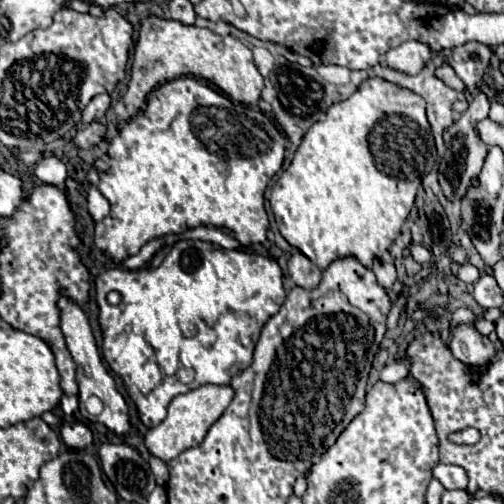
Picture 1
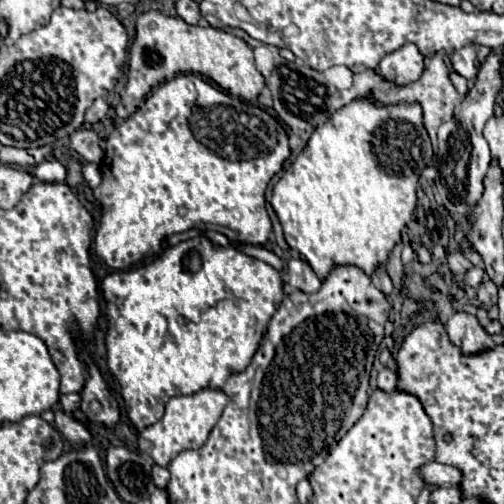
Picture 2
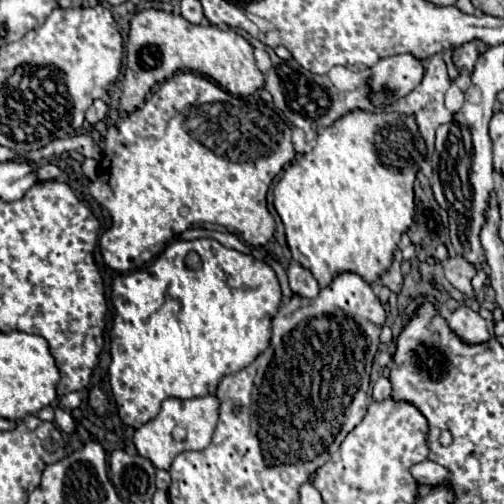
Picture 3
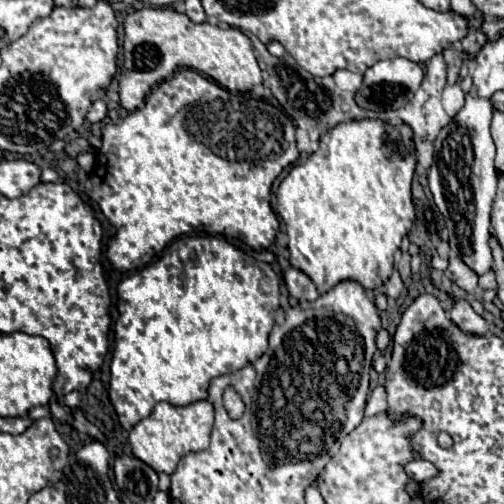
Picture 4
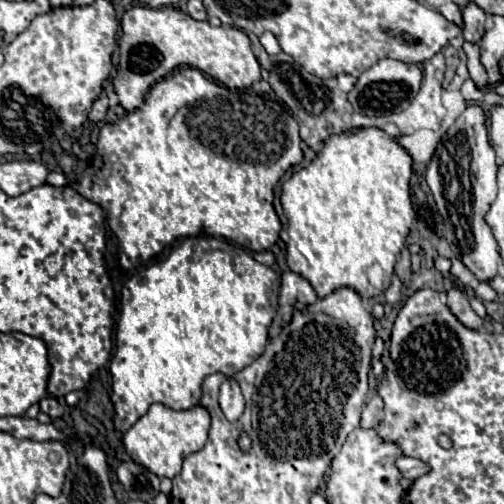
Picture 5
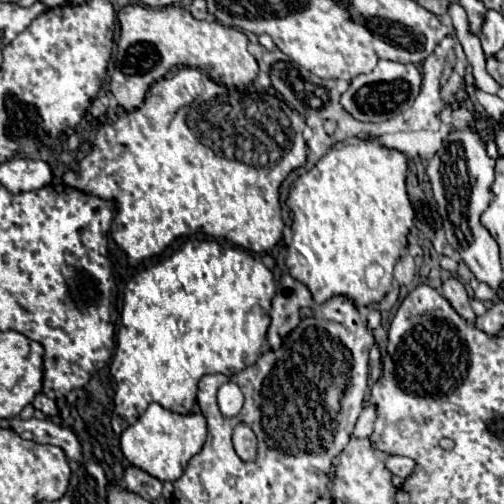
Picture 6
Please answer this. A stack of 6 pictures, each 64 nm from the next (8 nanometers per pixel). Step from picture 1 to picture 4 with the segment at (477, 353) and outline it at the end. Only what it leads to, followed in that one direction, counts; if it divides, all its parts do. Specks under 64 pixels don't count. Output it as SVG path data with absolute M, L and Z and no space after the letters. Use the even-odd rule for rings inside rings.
M460 298L454 300L454 304L452 304L452 308L450 308L450 318L452 318L464 332L470 332L470 334L486 334L486 332L488 332L488 326L486 326L484 318L478 316L466 300L460 300Z

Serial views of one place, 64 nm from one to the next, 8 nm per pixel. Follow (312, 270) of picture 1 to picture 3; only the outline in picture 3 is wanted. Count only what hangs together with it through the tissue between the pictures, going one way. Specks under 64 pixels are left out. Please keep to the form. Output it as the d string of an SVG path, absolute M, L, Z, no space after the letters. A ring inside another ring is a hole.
M292 262L286 270L288 274L288 280L290 280L290 288L296 296L302 296L302 298L316 298L320 288L318 288L318 282L312 278L312 274L302 268L300 264Z

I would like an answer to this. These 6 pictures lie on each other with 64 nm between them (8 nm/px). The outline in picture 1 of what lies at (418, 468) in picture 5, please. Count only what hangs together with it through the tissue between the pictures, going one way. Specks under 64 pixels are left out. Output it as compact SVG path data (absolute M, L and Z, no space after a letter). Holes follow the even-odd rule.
M436 464L436 466L432 468L432 478L440 480L440 484L442 484L446 490L454 490L454 488L466 490L466 484L468 484L466 470L460 468L460 466Z

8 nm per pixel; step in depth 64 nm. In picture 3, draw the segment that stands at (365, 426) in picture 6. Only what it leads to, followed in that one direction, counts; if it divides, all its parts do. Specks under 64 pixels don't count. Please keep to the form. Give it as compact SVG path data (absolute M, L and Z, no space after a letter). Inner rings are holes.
M382 376L376 384L374 384L374 390L372 390L372 400L386 400L392 392L392 386L388 382L386 376Z

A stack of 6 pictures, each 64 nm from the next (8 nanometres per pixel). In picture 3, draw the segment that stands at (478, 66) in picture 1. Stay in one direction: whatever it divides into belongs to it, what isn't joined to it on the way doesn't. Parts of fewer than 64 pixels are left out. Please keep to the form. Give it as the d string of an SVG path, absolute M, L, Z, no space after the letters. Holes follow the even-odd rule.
M470 40L454 50L454 64L458 64L460 70L472 70L478 56L486 50L486 44L482 40Z

